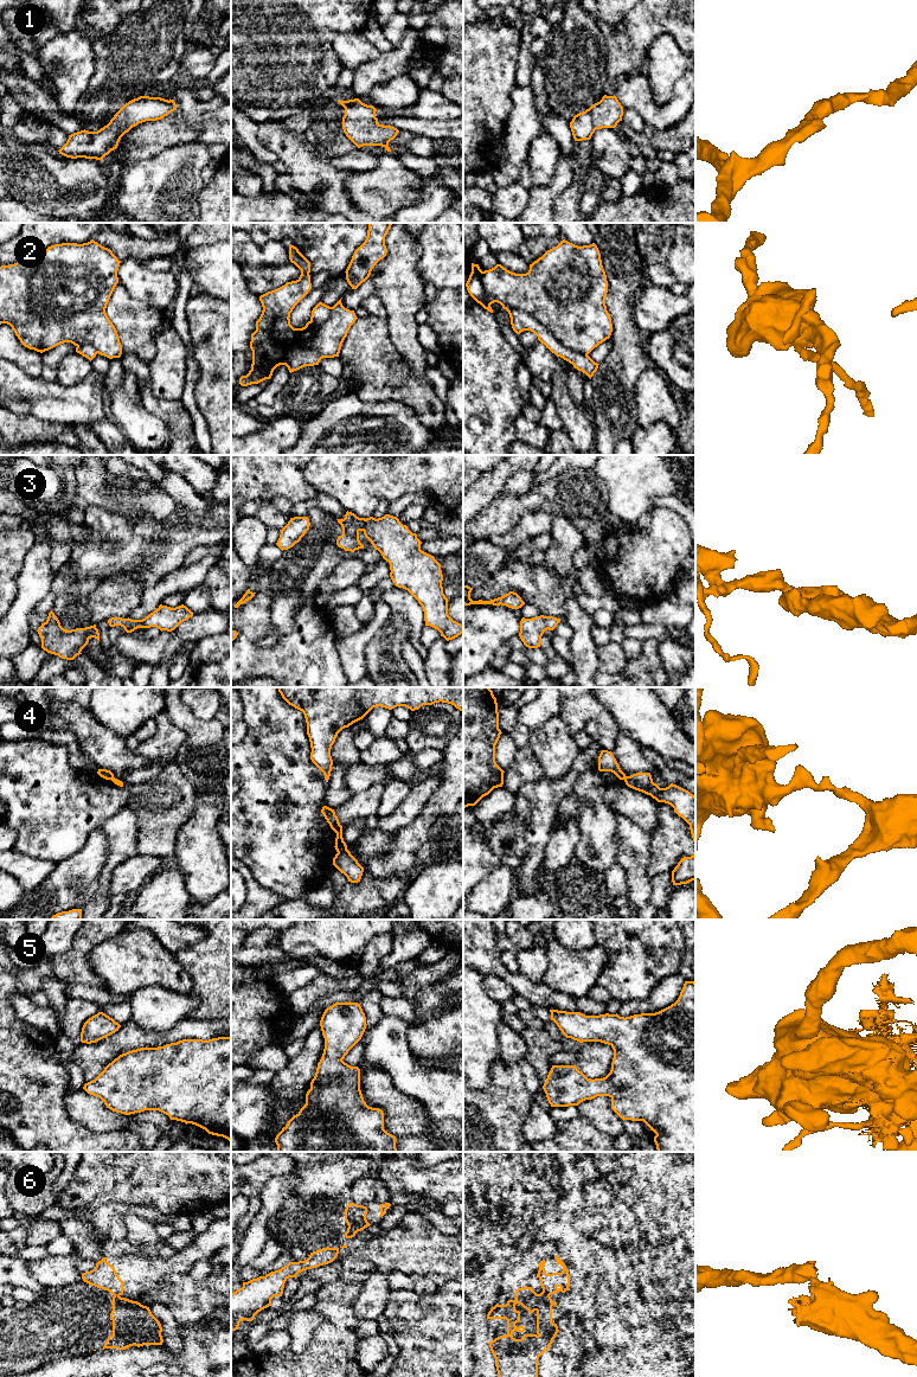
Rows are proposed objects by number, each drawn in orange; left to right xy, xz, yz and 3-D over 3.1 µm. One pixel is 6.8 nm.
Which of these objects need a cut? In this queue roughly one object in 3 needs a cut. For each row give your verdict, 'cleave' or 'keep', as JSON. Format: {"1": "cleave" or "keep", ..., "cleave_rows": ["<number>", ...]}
{"1": "keep", "2": "cleave", "3": "keep", "4": "cleave", "5": "keep", "6": "cleave", "cleave_rows": ["2", "4", "6"]}

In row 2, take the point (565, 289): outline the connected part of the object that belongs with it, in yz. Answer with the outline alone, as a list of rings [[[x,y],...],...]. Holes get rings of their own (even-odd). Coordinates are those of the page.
[[[563,239],[530,264],[526,274],[515,274],[496,264],[482,271],[481,283],[498,303],[532,315],[571,351],[589,354],[611,335],[613,324],[605,306],[608,281],[595,243],[578,246]]]

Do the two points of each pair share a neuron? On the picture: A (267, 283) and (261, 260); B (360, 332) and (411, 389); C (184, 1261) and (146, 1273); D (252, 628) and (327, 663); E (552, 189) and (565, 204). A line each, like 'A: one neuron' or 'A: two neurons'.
A: two neurons
B: one neuron
C: one neuron
D: one neuron
E: two neurons

